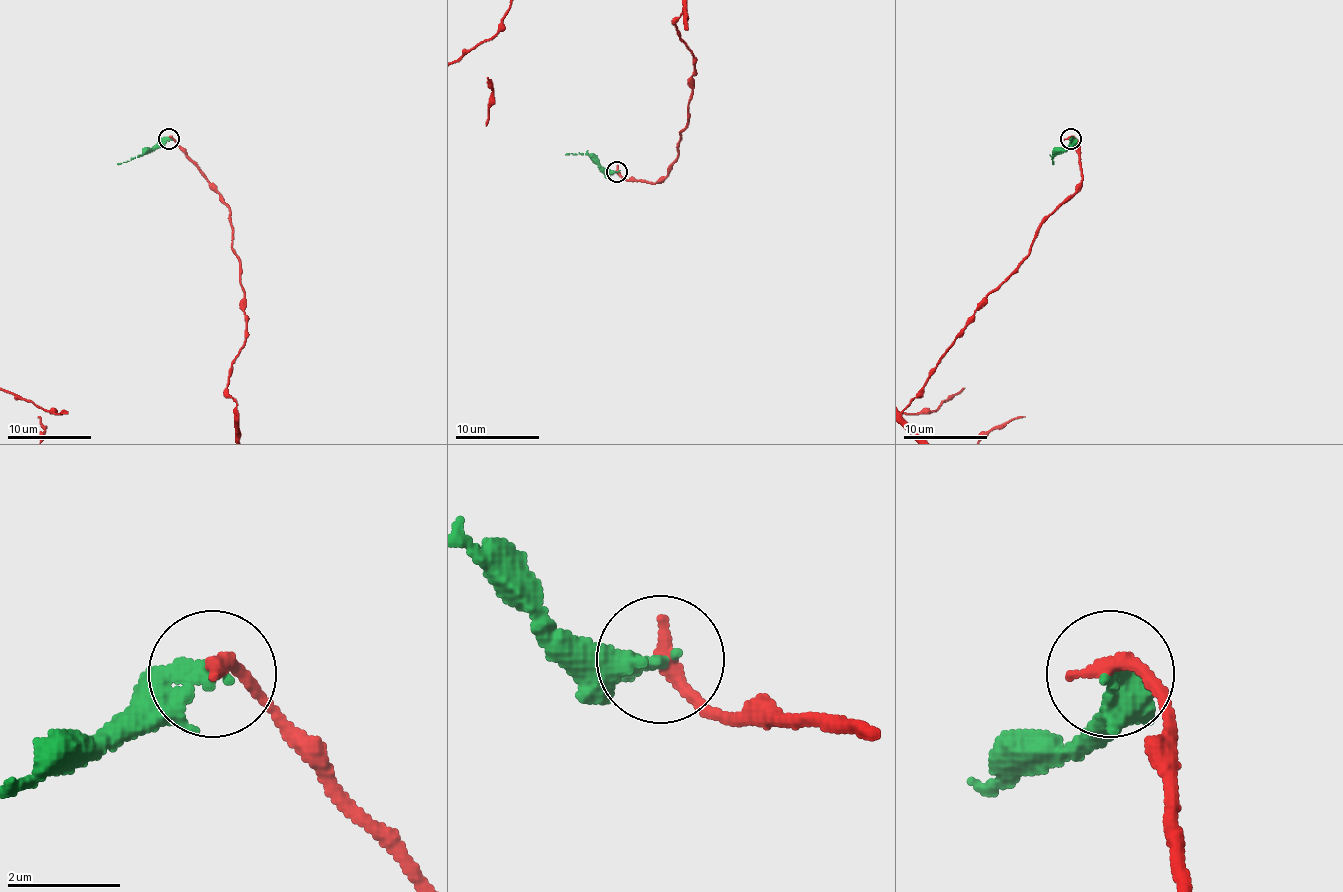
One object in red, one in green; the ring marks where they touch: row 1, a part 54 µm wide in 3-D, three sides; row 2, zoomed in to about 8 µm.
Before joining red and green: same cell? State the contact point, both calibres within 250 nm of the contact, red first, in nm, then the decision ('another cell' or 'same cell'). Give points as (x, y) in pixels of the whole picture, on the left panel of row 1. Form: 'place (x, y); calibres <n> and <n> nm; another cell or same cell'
place (169, 139); calibres 320 and 200 nm; another cell

